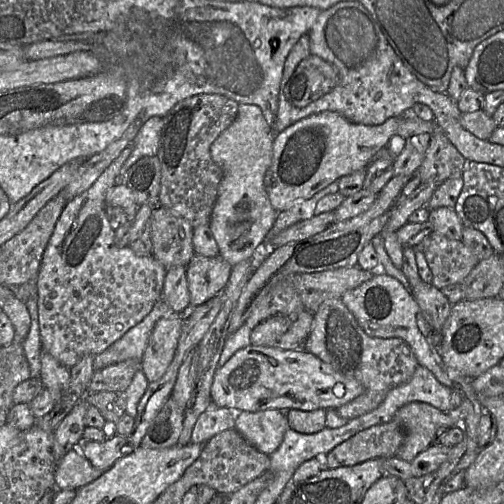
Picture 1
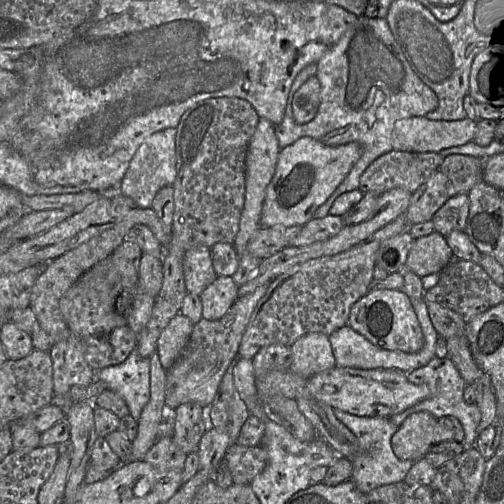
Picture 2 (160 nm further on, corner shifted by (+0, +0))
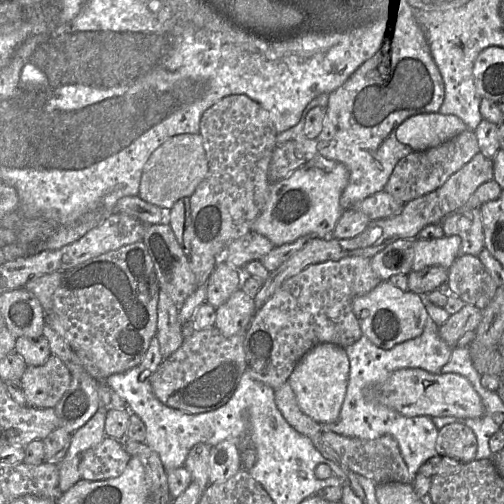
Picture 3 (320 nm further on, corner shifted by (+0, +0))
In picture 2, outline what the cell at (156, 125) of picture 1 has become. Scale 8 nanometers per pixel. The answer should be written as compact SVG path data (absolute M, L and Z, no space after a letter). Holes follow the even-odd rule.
M168 128L153 133L141 144L116 192L131 198L137 207L151 208L158 191L165 186L173 186L176 176L176 129Z

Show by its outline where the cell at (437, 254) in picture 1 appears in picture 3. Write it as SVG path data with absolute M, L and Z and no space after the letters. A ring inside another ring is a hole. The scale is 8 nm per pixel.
M460 255L448 268L445 289L433 290L426 298L435 306L444 308L451 294L466 304L484 310L493 300L497 288L496 282L478 257Z

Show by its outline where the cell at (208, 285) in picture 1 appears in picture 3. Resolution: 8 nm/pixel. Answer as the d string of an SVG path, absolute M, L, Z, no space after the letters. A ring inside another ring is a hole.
M238 289L215 310L214 328L223 336L232 337L247 332L257 308L254 299Z

